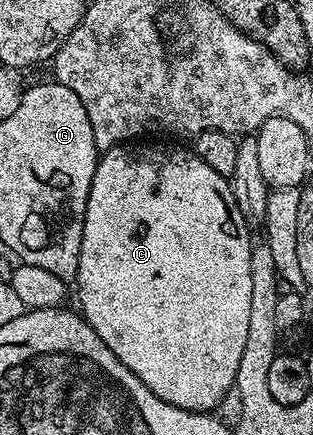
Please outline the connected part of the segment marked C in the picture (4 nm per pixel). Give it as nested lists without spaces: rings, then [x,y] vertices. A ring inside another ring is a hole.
[[[136,144],[109,148],[98,159],[95,178],[91,182],[91,194],[87,198],[87,210],[85,211],[85,221],[83,222],[83,246],[81,247],[81,257],[79,258],[79,266],[75,277],[77,296],[81,299],[79,312],[80,315],[85,317],[86,322],[91,326],[91,330],[95,330],[95,334],[99,334],[99,338],[103,338],[107,350],[111,350],[111,354],[115,354],[119,358],[119,362],[123,362],[123,366],[127,366],[127,370],[131,370],[131,374],[135,374],[135,378],[139,378],[139,382],[143,382],[143,386],[147,386],[147,390],[151,390],[159,398],[163,398],[163,402],[167,402],[171,406],[179,406],[183,410],[191,410],[192,412],[212,413],[216,409],[213,407],[228,392],[230,395],[231,389],[236,385],[239,358],[243,358],[243,346],[247,343],[247,325],[249,315],[251,315],[251,254],[254,246],[254,241],[252,239],[249,240],[250,225],[243,218],[243,214],[235,202],[235,194],[233,193],[230,177],[223,174],[215,174],[215,170],[211,170],[211,166],[207,166],[207,162],[203,162],[203,158],[199,158],[196,152],[192,150],[184,152],[181,148],[156,148],[153,144]]]

